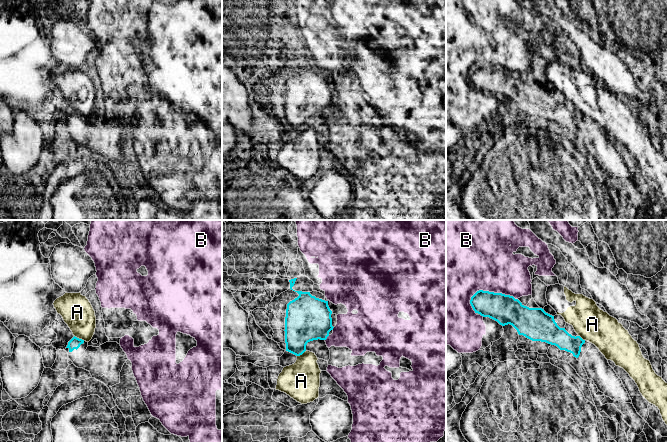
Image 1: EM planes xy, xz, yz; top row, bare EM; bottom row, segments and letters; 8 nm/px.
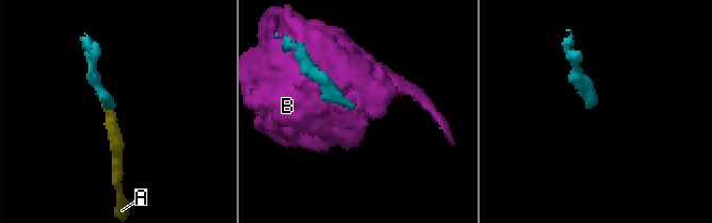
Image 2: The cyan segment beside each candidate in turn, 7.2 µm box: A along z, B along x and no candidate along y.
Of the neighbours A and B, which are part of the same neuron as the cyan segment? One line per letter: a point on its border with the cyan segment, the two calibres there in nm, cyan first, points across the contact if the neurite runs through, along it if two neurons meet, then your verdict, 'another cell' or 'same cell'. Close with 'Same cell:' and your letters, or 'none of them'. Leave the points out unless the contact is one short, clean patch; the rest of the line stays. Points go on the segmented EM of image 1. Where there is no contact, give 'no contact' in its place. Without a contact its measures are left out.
A: contact xy (78, 338); calibres 90 and 260 nm; border xy (74, 335), (84, 340); another cell
B: contact yz (491, 292); calibres 240 and 460 nm; another cell
Same cell: none of them

